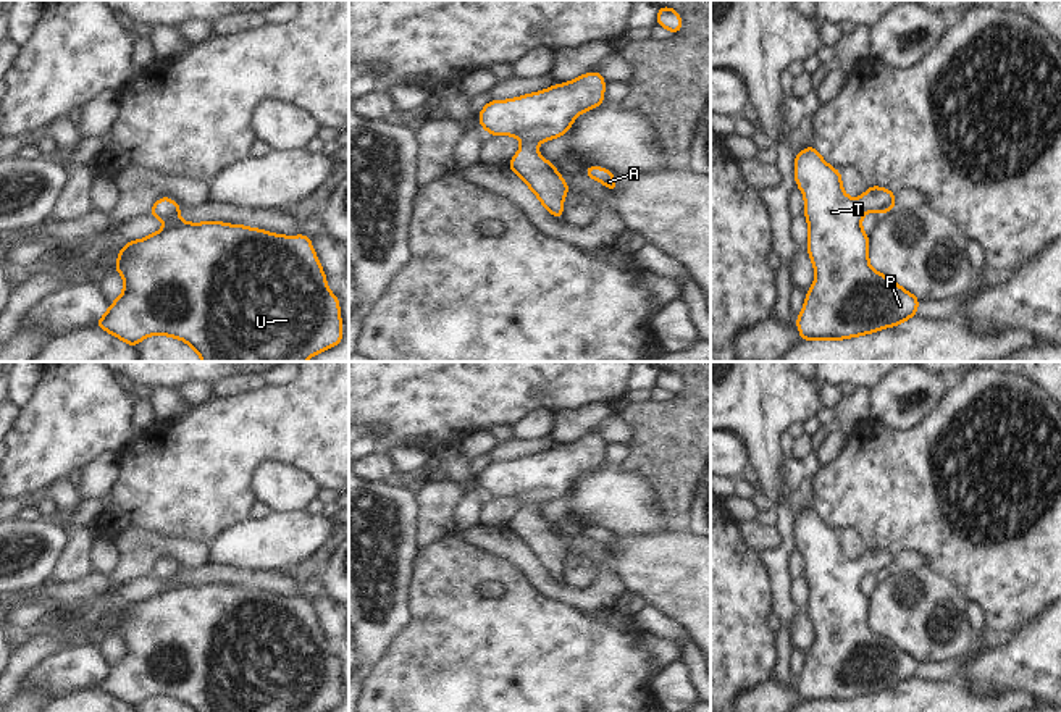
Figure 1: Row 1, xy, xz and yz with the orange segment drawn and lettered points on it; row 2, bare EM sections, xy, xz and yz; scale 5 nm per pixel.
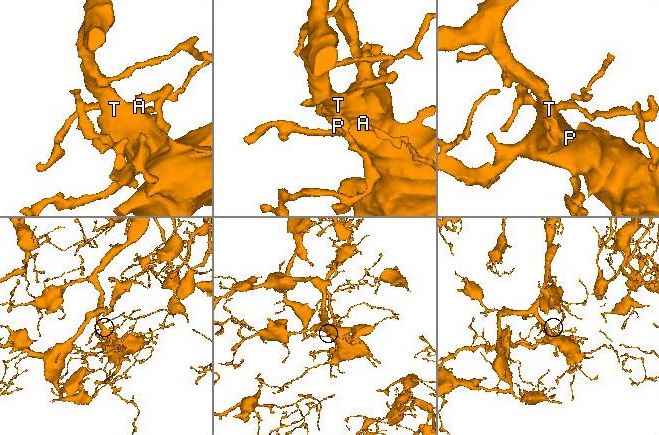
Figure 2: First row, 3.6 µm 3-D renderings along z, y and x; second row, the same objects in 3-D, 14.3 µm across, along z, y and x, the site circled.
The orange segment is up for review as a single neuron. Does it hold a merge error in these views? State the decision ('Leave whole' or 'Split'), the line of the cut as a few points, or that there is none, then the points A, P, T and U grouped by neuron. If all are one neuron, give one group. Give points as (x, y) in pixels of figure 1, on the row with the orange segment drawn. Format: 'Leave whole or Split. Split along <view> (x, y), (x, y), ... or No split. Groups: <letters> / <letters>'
Leave whole. No split. Groups: A P T U.

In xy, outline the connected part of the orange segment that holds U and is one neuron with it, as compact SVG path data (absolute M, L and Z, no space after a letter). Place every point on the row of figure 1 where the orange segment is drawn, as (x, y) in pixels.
M158 199L149 215L166 226L121 247L115 270L124 279L123 294L95 321L97 328L131 347L157 334L176 337L189 344L202 362L307 362L344 339L339 299L326 286L308 234L283 236L221 221L186 223L179 210L173 199Z

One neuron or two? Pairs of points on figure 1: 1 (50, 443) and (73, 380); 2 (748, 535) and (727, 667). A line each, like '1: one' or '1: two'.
1: one
2: two

